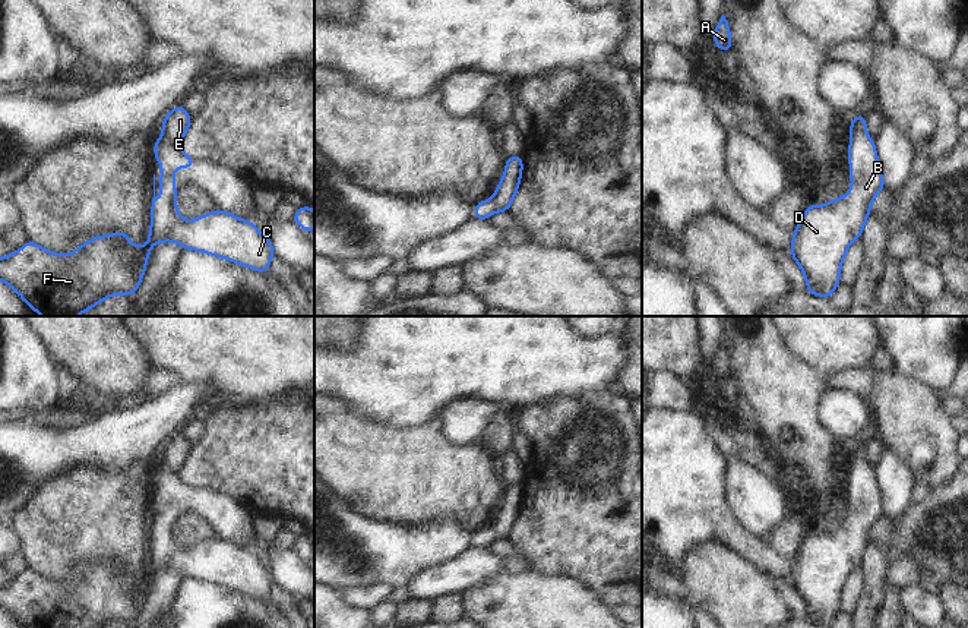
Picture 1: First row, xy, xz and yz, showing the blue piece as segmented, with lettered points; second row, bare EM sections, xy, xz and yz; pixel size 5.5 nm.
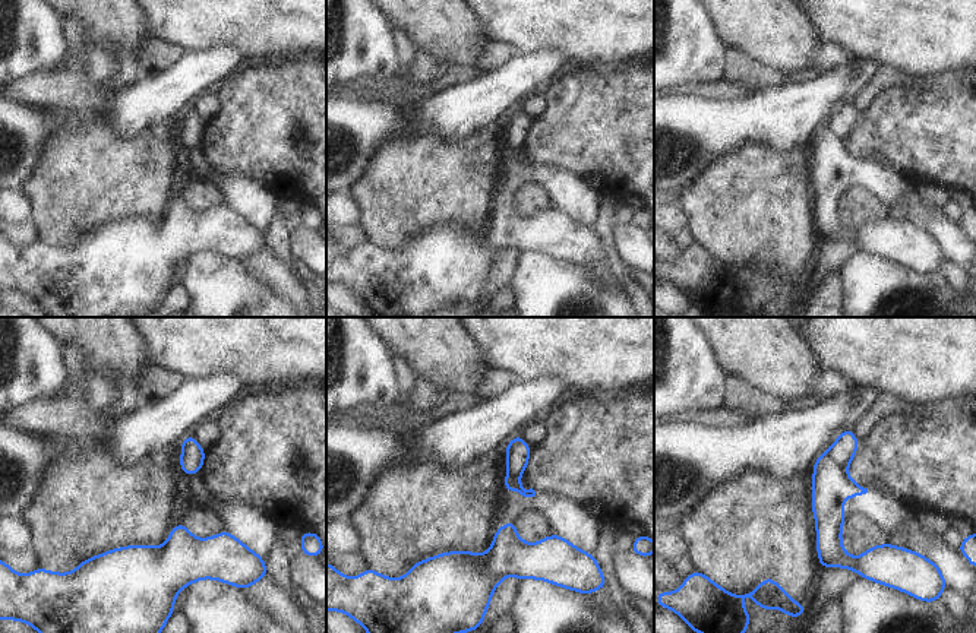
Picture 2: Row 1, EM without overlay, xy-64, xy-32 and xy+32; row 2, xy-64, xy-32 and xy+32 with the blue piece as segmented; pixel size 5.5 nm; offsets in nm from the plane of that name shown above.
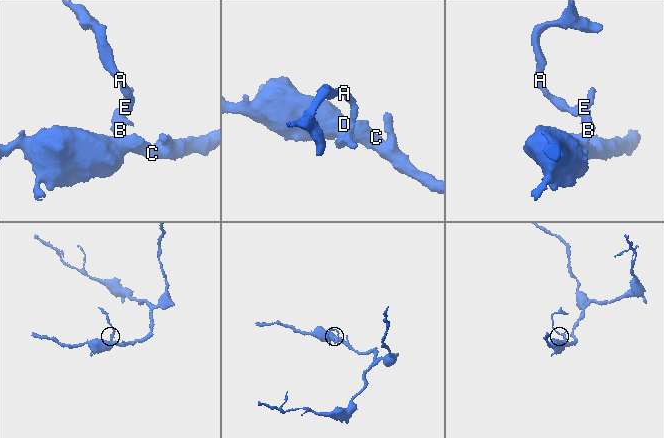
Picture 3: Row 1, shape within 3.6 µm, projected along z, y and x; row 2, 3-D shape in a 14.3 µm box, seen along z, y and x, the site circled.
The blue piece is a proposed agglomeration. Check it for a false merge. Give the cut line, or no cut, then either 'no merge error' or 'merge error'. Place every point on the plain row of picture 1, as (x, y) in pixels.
cut xy (163, 458), (179, 473); merge error

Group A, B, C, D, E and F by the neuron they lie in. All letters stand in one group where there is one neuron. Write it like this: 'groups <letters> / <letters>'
groups A E / B C D F

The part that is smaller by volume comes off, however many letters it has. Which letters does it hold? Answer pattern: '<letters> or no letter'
A, E

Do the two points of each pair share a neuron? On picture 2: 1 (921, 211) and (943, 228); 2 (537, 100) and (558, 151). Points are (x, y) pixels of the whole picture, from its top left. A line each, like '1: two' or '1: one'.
1: one
2: two

